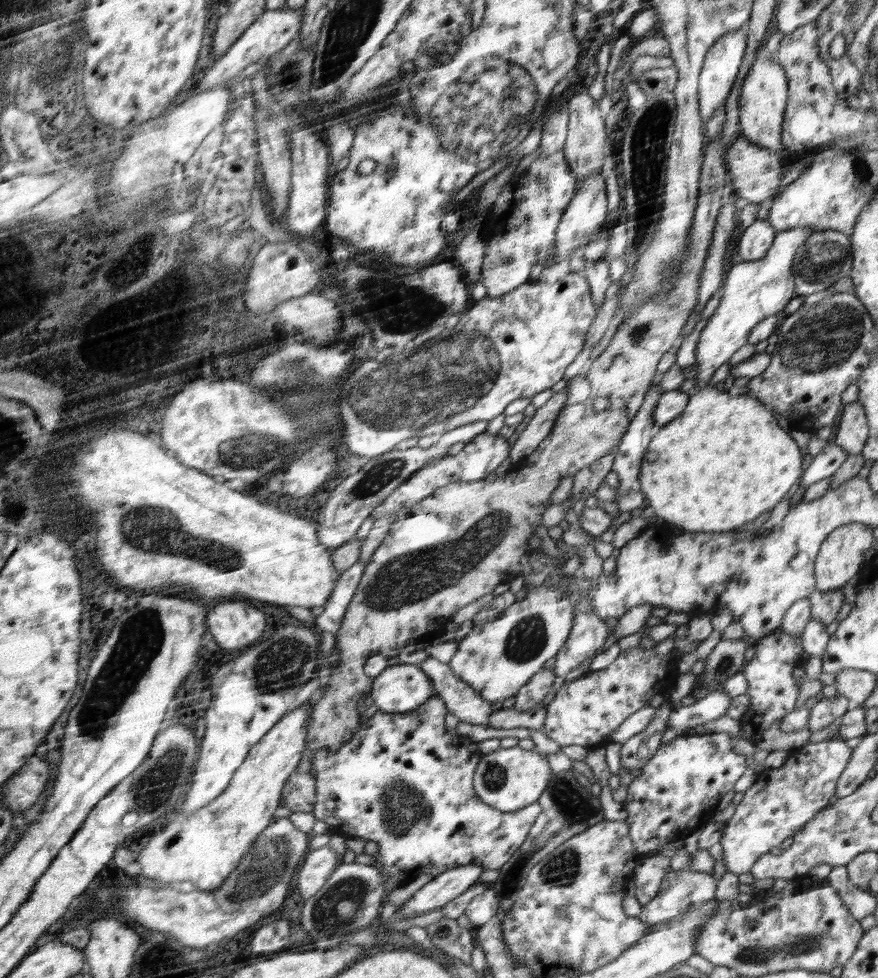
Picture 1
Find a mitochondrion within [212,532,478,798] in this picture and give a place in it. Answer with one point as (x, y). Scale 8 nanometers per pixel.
(284, 662)

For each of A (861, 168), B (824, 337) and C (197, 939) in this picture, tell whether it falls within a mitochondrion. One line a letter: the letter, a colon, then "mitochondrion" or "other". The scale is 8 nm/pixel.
A: other
B: mitochondrion
C: other

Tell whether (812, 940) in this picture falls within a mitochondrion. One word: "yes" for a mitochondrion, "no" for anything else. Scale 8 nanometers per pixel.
yes

